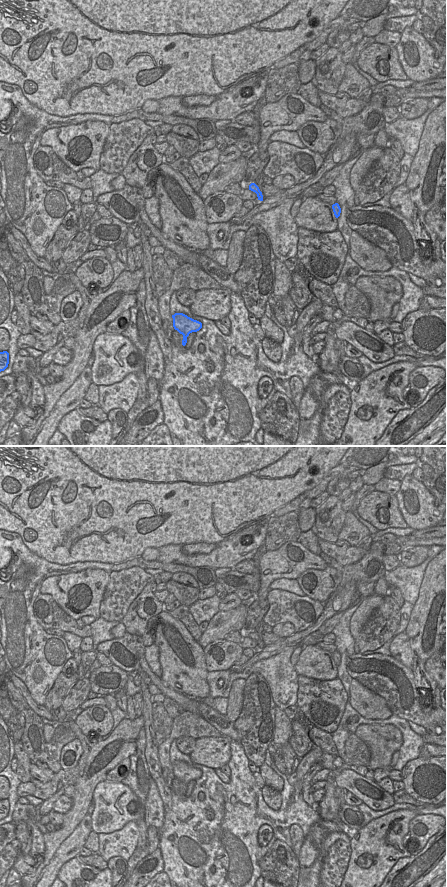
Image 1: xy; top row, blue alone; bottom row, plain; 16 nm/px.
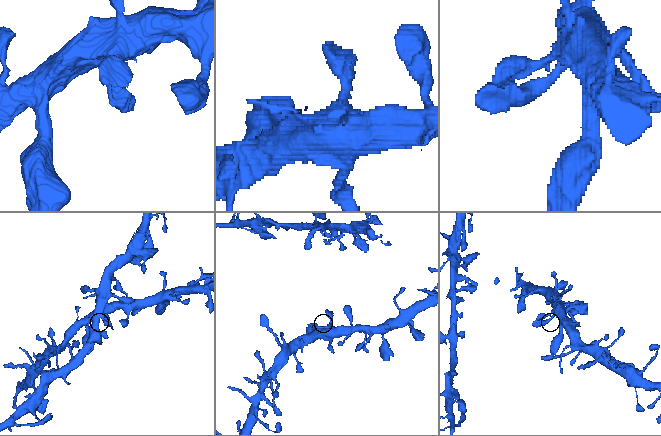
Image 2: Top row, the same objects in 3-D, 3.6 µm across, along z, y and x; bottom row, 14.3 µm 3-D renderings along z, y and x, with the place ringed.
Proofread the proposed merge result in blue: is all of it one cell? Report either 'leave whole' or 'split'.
leave whole

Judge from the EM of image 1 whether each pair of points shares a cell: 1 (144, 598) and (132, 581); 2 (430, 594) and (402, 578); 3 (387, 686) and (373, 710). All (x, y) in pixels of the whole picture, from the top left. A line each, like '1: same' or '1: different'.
1: different
2: different
3: different

